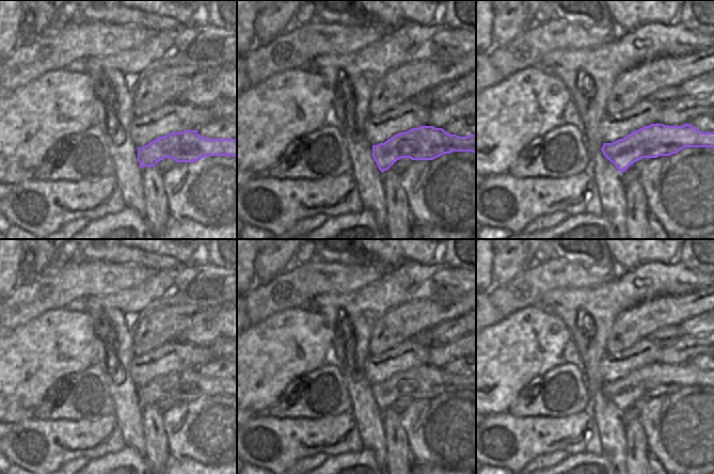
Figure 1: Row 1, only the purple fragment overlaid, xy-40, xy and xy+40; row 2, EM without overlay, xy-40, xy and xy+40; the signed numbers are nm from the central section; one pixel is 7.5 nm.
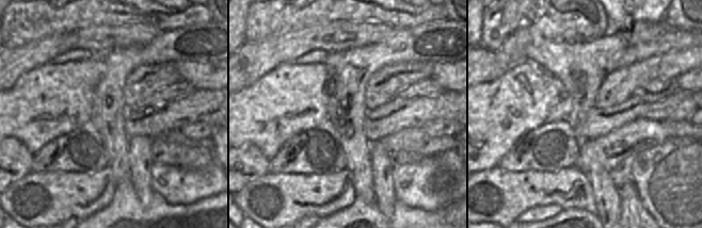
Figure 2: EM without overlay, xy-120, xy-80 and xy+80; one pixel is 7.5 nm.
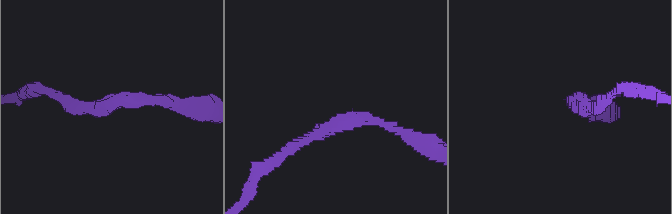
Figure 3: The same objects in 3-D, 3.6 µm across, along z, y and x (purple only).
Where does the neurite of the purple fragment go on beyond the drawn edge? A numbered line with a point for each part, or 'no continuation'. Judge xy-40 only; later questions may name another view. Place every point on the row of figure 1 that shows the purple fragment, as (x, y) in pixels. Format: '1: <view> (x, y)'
no continuation

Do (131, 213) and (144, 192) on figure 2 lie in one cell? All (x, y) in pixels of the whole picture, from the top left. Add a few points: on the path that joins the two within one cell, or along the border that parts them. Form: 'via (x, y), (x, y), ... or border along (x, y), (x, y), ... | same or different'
border along (128, 178), (137, 197), (146, 206) | different

